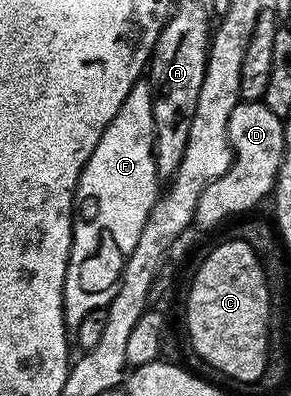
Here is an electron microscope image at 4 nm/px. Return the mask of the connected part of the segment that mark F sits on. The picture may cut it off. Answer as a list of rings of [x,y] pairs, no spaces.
[[[141,78],[130,94],[126,94],[122,106],[118,106],[118,114],[114,114],[110,126],[106,126],[102,138],[98,138],[98,146],[94,146],[94,154],[90,154],[76,183],[72,252],[64,279],[64,323],[69,329],[75,330],[90,310],[107,309],[120,283],[126,258],[130,258],[130,250],[138,246],[138,234],[142,234],[142,226],[146,226],[148,215],[156,205],[157,195],[156,159],[152,157],[152,86]]]

